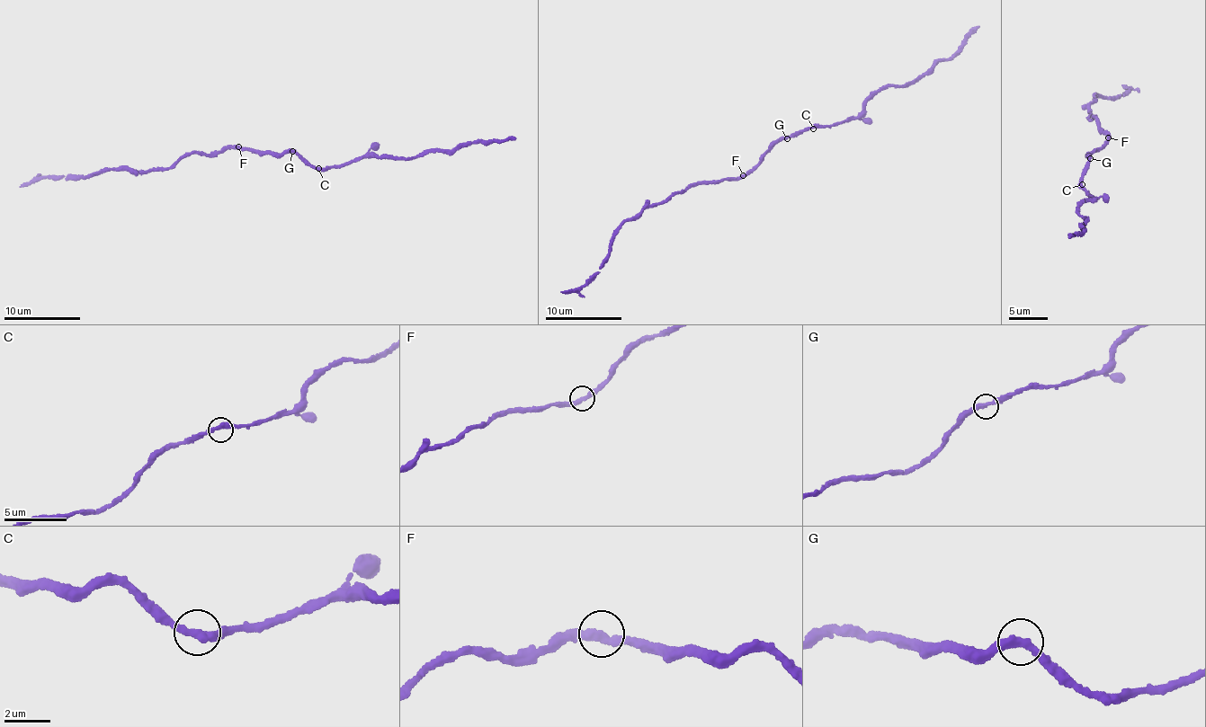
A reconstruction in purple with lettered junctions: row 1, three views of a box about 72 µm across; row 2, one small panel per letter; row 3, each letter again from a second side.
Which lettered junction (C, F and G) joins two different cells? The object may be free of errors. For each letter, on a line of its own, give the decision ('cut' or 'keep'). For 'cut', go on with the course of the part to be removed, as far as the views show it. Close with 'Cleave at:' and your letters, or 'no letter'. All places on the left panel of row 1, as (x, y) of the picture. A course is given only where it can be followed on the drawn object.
C: keep
F: keep
G: keep
Cleave at: no letter

